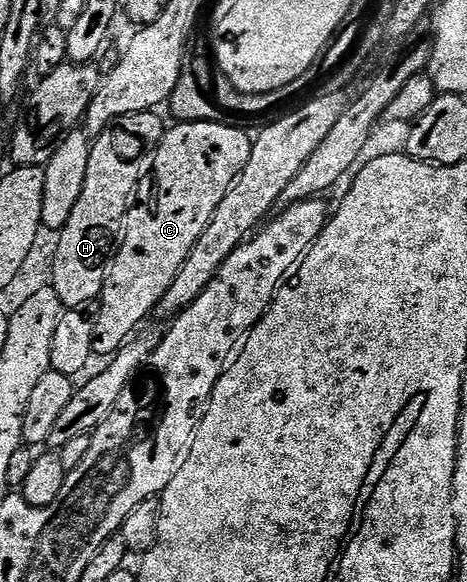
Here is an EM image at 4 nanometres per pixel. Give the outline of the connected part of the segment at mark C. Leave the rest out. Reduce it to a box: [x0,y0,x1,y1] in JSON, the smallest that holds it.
[94,120,253,357]

